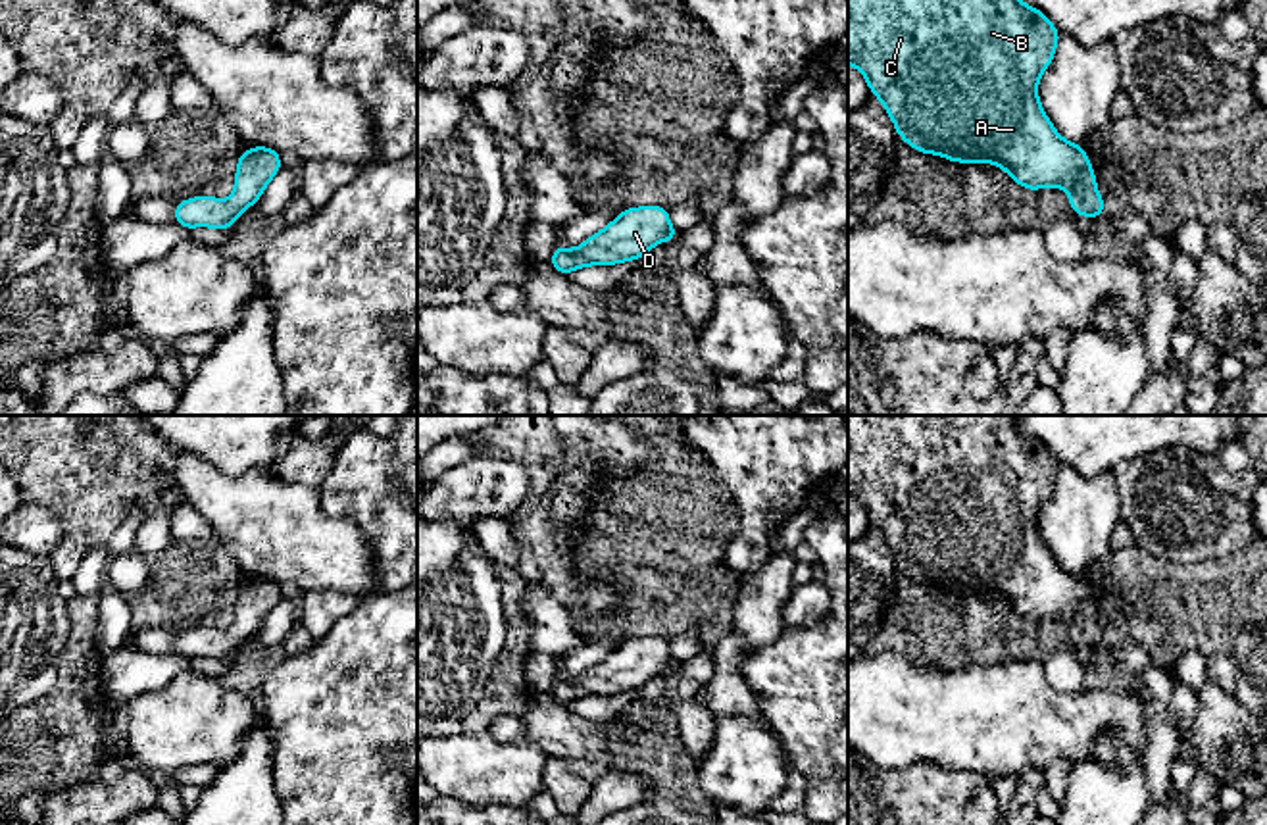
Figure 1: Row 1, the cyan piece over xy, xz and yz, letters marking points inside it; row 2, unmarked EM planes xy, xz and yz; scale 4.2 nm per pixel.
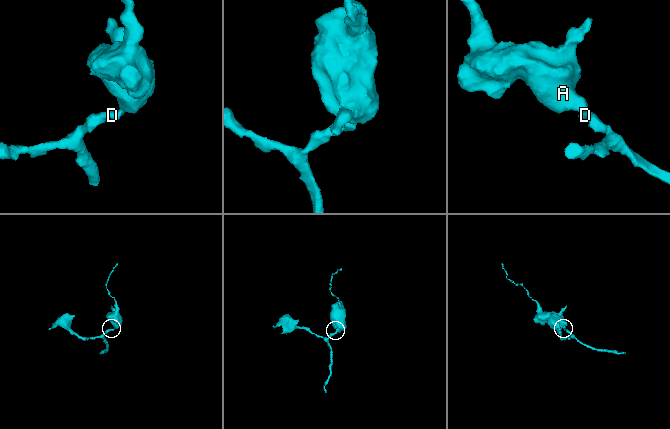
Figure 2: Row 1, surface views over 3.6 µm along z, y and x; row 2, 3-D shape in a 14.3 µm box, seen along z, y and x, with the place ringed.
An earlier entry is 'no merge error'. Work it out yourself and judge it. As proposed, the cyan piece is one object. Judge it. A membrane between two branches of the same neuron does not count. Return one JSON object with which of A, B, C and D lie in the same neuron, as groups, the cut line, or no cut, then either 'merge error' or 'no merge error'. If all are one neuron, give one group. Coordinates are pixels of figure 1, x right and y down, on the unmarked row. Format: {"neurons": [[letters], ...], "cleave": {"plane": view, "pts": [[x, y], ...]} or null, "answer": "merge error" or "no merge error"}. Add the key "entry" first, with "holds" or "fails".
{"entry": "holds", "neurons": [["A", "B", "C", "D"]], "cleave": null, "answer": "no merge error"}

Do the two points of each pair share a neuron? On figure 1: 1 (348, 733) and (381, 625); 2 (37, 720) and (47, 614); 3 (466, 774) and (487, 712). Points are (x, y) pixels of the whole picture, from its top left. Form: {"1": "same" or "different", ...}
{"1": "same", "2": "different", "3": "different"}

